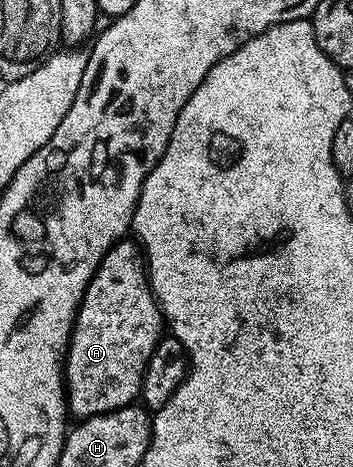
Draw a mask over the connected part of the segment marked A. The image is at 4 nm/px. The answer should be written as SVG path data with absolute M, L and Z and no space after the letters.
M131 239L118 240L108 249L91 291L84 291L76 322L72 325L72 341L68 344L64 362L64 382L68 411L76 418L101 416L104 412L129 407L139 397L144 371L162 337L162 313L148 284L146 256L141 245Z

